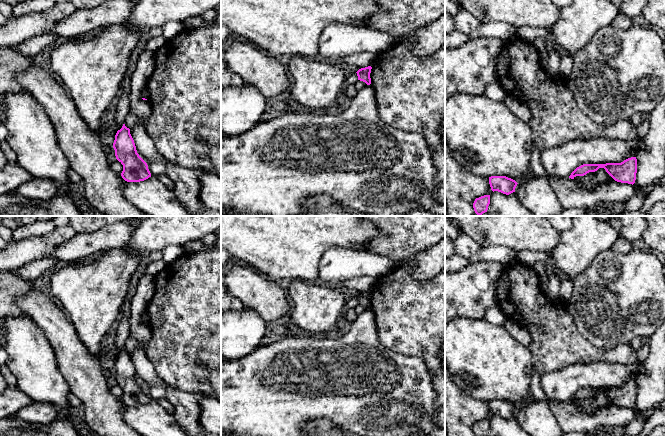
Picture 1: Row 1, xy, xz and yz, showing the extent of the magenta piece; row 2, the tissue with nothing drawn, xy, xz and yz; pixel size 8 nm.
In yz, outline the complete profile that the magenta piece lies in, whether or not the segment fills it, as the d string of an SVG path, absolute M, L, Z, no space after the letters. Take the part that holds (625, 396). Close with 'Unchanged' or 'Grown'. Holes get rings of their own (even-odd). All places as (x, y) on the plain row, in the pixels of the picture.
M631 381L621 387L583 388L577 391L569 402L574 403L576 400L584 400L589 396L597 395L599 392L604 392L615 405L633 409L636 404L637 383Z. Unchanged

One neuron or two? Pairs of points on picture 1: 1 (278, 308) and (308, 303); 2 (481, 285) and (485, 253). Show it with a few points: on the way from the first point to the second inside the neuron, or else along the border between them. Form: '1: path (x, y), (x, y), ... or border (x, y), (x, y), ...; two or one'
1: border (284, 289), (290, 303), (289, 314); two
2: border (473, 260), (495, 260), (501, 263); two

